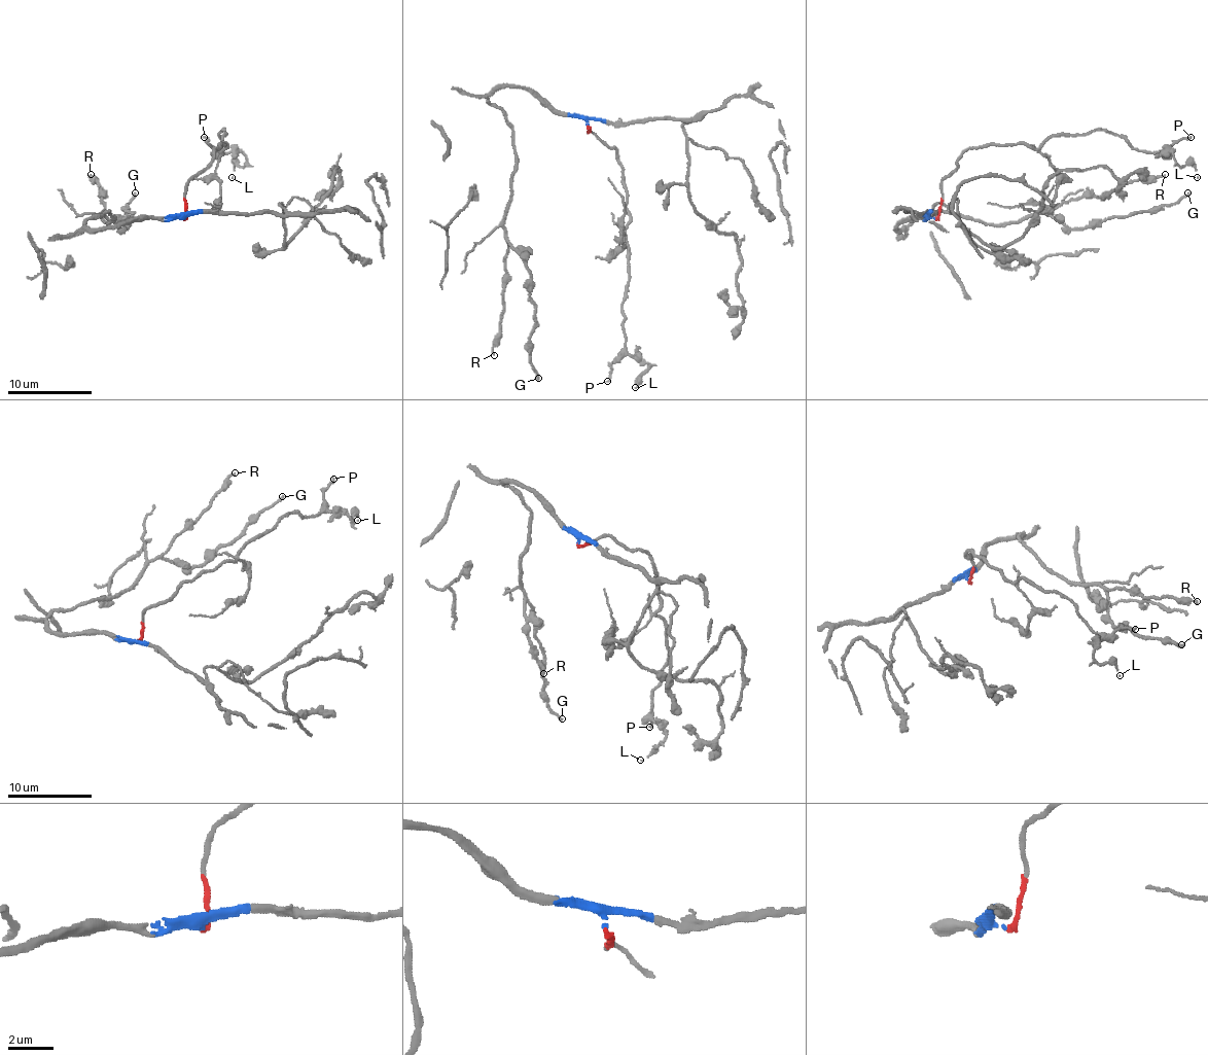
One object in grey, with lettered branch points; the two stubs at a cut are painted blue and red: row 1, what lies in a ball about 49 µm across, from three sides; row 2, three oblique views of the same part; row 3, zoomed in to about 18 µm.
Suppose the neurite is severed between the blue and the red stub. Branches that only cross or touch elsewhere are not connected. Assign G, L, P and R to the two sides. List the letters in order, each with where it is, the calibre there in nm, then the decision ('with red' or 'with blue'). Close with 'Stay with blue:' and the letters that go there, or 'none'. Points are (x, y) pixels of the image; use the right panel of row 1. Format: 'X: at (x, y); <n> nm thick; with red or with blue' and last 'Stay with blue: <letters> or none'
G: at (1187, 192); 220 nm thick; with blue
L: at (1197, 177); 70 nm thick; with red
P: at (1191, 137); 170 nm thick; with red
R: at (1165, 174); 190 nm thick; with blue
Stay with blue: G, R

